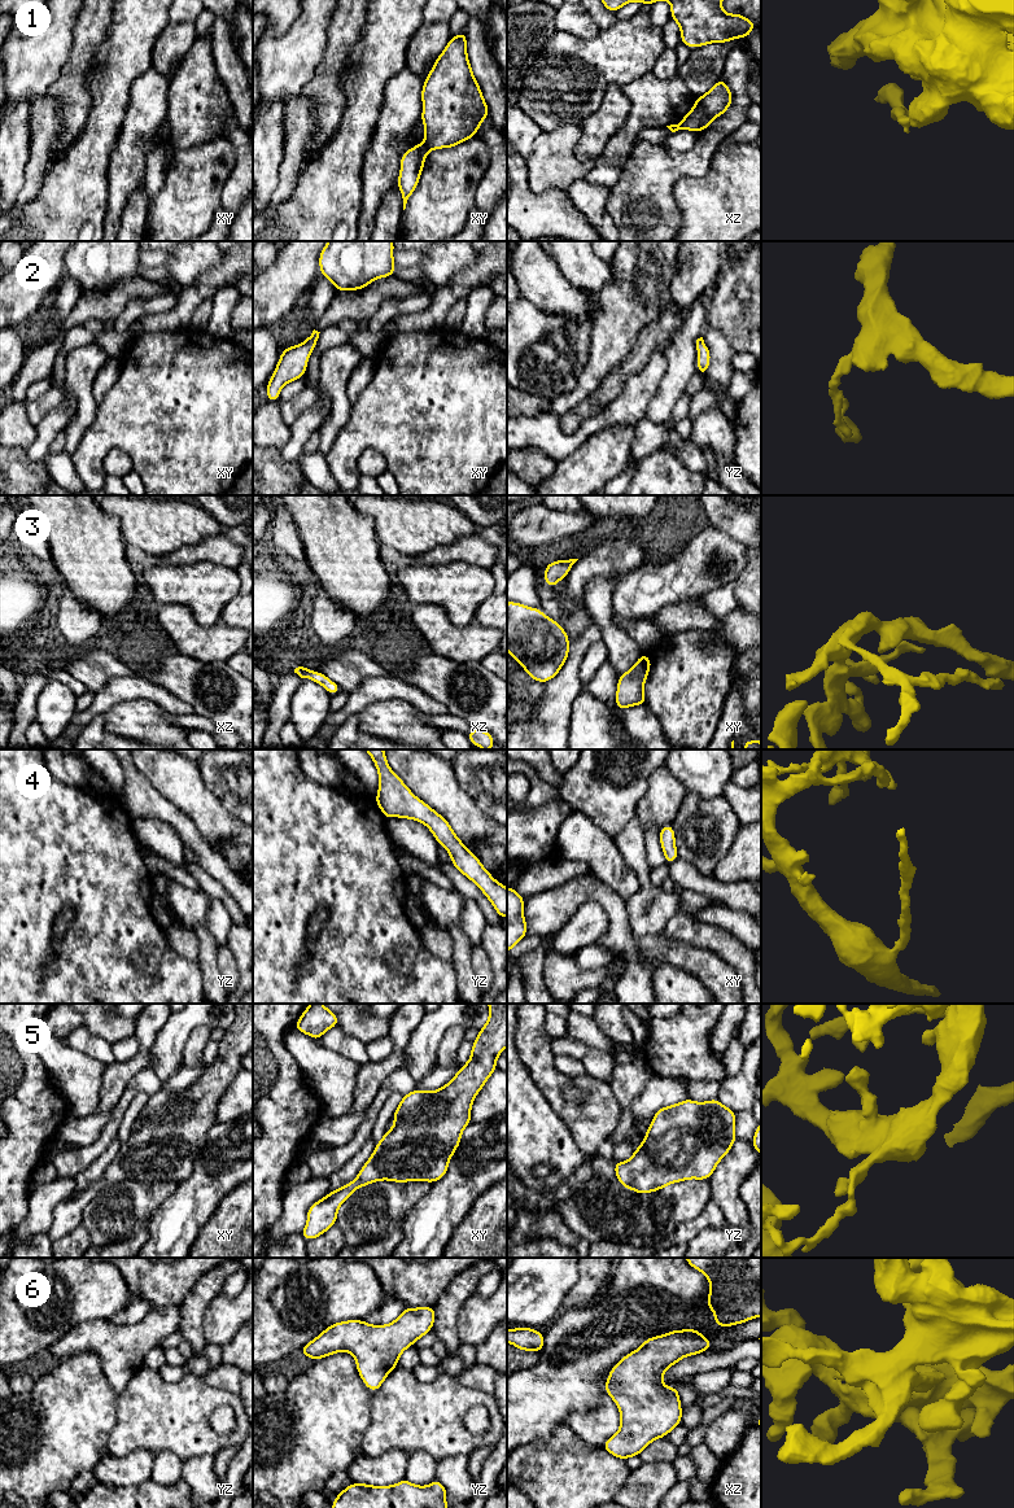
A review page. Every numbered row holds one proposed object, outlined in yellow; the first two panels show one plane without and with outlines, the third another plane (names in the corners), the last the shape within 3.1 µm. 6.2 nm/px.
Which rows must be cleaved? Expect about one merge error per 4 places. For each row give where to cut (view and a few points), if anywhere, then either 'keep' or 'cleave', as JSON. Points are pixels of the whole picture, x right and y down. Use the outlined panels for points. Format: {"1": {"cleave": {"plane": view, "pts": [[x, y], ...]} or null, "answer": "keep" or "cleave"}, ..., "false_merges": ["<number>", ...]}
{"1": {"cleave": {"plane": "xy", "pts": [[423, 143], [428, 149]]}, "answer": "cleave"}, "2": {"cleave": null, "answer": "keep"}, "3": {"cleave": null, "answer": "keep"}, "4": {"cleave": null, "answer": "keep"}, "5": {"cleave": null, "answer": "keep"}, "6": {"cleave": null, "answer": "keep"}, "false_merges": ["1"]}

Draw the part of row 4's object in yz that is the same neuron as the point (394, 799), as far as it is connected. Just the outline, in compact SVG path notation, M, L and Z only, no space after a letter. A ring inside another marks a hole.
M384 749L364 751L372 757L379 773L379 792L375 801L385 818L399 817L424 823L437 844L449 852L451 864L482 891L501 918L507 917L507 888L491 877L473 852L466 848L450 823L416 797L390 769Z

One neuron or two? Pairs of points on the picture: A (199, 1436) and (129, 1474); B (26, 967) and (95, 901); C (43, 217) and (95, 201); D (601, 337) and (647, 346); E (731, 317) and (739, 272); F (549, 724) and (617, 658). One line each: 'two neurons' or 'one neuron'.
A: two neurons
B: one neuron
C: one neuron
D: two neurons
E: one neuron
F: two neurons

